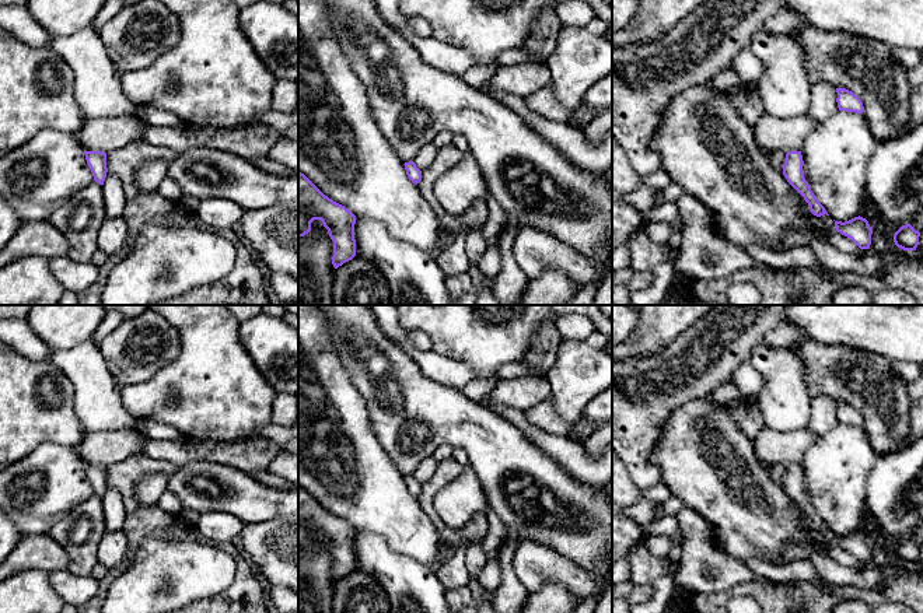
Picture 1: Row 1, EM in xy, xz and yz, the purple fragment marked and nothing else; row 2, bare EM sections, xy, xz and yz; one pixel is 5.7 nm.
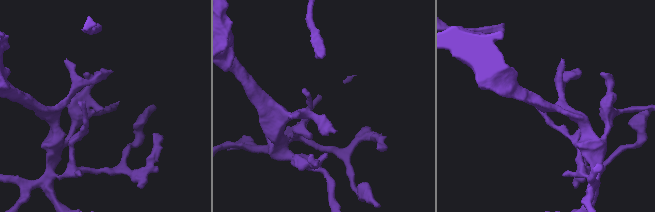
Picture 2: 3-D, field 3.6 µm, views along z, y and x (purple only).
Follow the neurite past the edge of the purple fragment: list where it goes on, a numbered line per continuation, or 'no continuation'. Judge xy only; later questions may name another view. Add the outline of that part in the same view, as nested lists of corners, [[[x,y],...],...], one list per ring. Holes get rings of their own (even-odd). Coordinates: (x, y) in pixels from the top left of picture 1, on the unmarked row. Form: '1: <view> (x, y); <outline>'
no continuation

